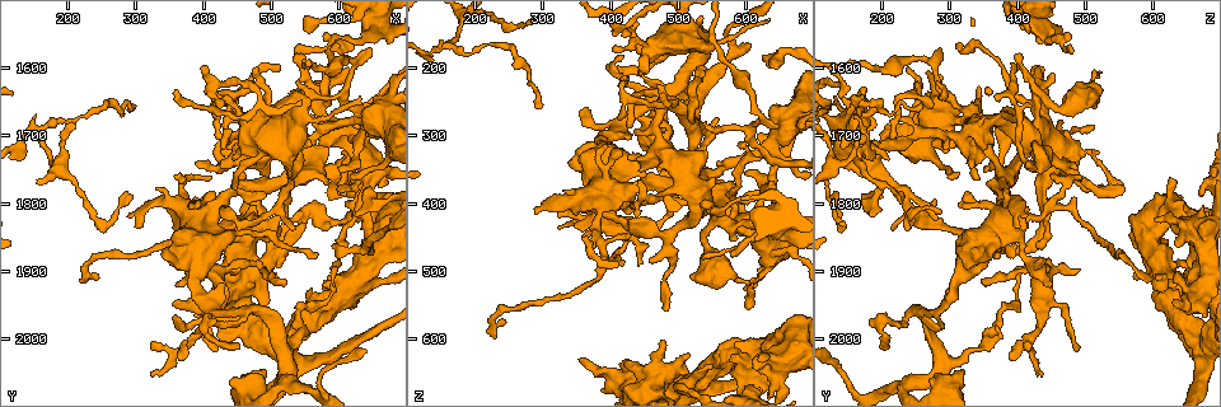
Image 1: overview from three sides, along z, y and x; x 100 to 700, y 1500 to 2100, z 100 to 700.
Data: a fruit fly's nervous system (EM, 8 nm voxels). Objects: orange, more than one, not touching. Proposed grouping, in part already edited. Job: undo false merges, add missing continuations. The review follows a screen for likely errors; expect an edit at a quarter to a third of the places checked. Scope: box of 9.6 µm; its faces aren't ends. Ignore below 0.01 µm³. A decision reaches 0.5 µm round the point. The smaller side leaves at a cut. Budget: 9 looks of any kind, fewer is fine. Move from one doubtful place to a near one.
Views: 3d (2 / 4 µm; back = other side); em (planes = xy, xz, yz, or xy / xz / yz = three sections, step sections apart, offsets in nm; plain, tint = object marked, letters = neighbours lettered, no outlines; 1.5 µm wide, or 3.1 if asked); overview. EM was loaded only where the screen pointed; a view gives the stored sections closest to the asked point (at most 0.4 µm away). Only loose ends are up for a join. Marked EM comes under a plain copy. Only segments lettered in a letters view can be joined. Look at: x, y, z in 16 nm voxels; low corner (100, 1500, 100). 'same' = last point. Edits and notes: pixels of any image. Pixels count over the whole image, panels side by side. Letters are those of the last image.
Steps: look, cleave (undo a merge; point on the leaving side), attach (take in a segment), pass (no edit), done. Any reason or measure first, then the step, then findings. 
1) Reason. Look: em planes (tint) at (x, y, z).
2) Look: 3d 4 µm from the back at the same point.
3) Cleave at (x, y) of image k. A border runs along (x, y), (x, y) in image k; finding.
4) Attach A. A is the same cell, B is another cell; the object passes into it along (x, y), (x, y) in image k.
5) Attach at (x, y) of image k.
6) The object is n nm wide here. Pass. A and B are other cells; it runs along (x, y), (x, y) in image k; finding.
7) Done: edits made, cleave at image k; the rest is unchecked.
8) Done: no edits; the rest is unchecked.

A fork. Look: em yz step 4 (tint) at (620, 1680, 325).

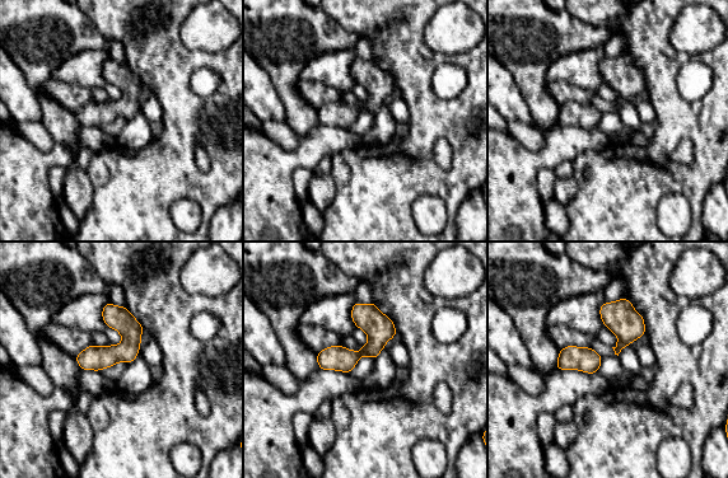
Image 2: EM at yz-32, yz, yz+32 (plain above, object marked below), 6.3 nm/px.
Another direction. Look: em planes (tint) at the same point.

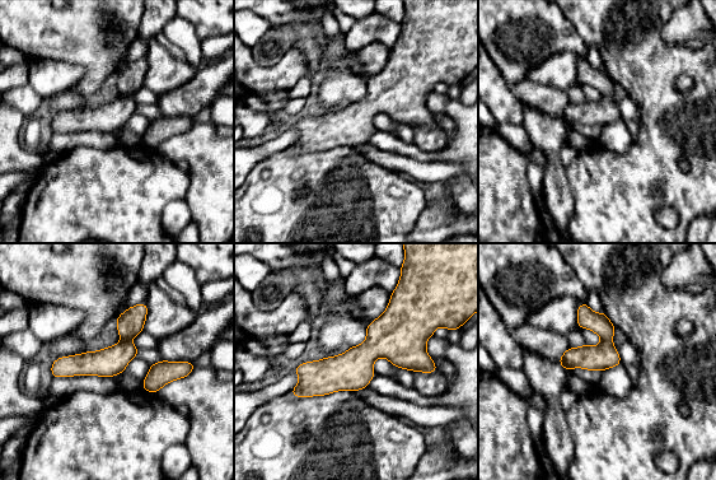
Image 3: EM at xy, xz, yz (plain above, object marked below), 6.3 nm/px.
Look: em planes (letters) at the same point.

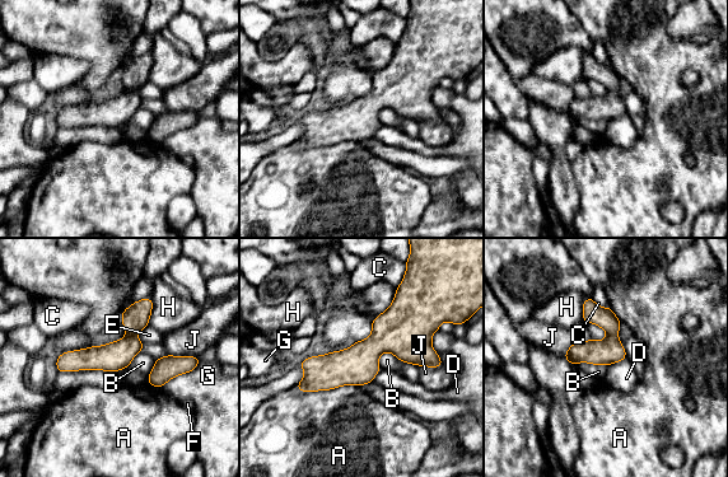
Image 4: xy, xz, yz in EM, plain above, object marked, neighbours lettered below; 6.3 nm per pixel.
Pass. A, B, C, D, E, F, G, H and J are other cells; a border runs along (626, 356), (607, 366) in image 4; one neuron here.

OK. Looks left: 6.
Abrupt turn. Look: em xz step 8 (tint) at (665, 1550, 440).

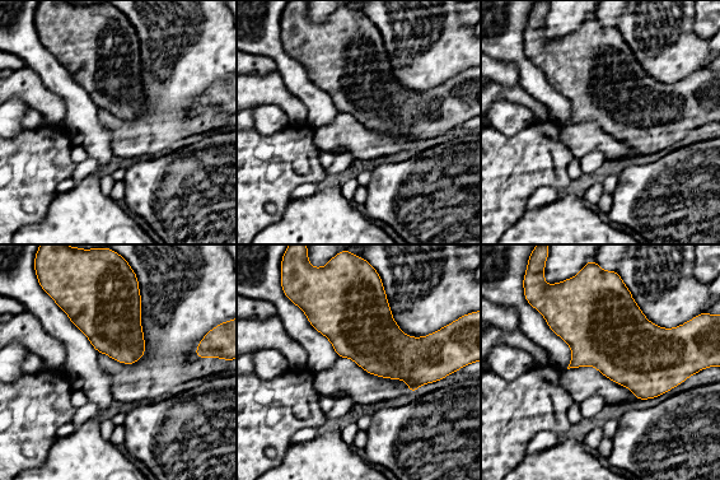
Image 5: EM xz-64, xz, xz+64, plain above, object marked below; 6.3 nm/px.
Look: em planes (letters) at the same point.

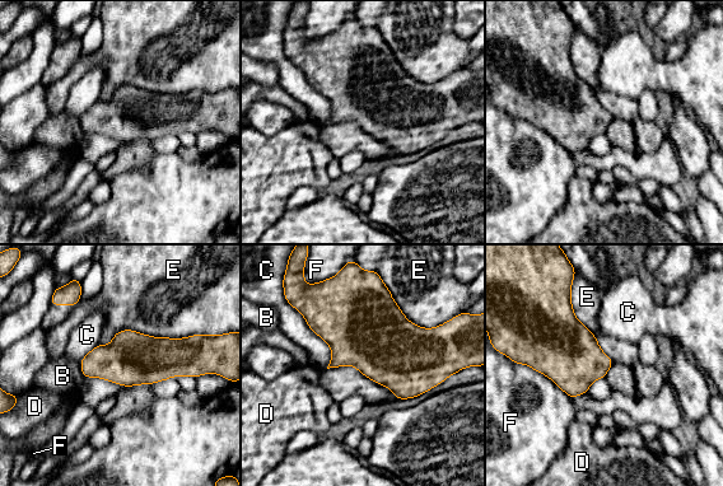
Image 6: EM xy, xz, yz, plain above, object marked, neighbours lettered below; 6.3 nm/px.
Pass. B, C, D, E and F are other cells; continuous, no second neuron.

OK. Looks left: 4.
Look: em planes (letters) at (475, 1670, 355).

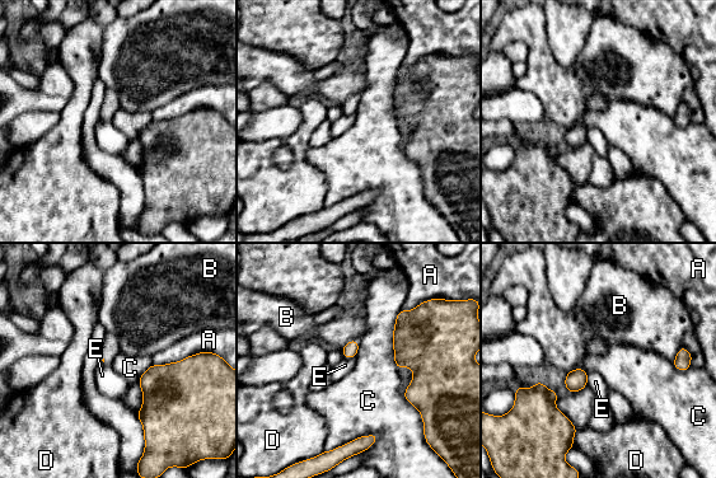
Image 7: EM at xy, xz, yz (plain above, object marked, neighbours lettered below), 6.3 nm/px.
Pass. A, B, C, D and E are other cells; a border runs along (379, 436), (361, 435), (333, 449) in image 7; none of them fits.

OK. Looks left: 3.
Thin end. Look: em planes (letters) at (645, 1570, 290).

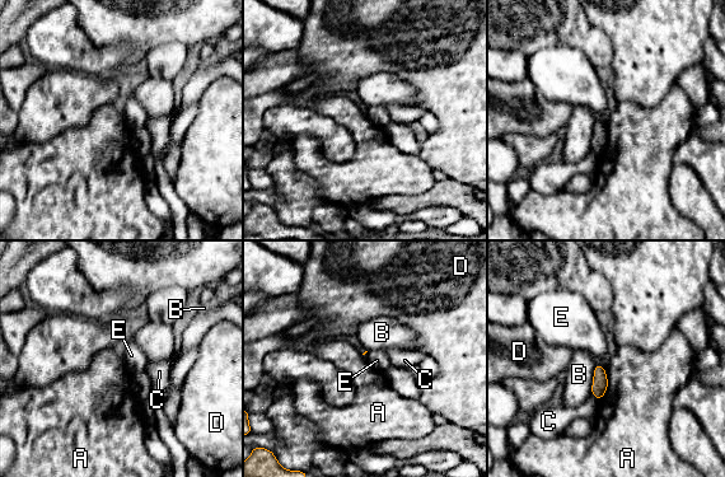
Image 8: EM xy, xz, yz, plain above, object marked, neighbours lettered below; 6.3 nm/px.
Pass. A, B, C, D and E are other cells; a border runs along (604, 366), (607, 391), (598, 401) in image 8; no lettered segment goes on from it.

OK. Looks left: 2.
Done: no edits; the rest is unchecked.

